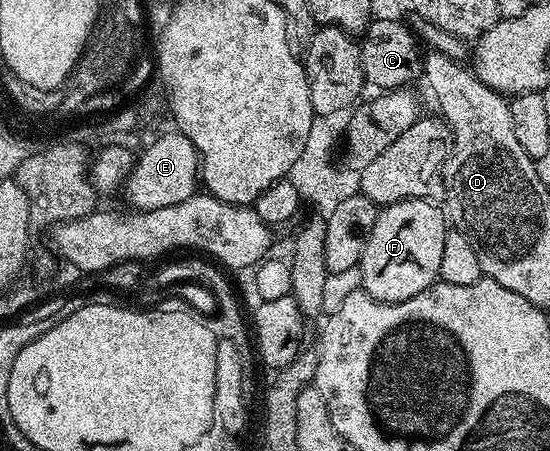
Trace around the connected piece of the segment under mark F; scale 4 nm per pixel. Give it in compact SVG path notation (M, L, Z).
M403 199L387 204L377 214L358 268L359 286L370 298L379 303L401 303L439 280L442 241L450 227L445 212L436 206L431 199Z

